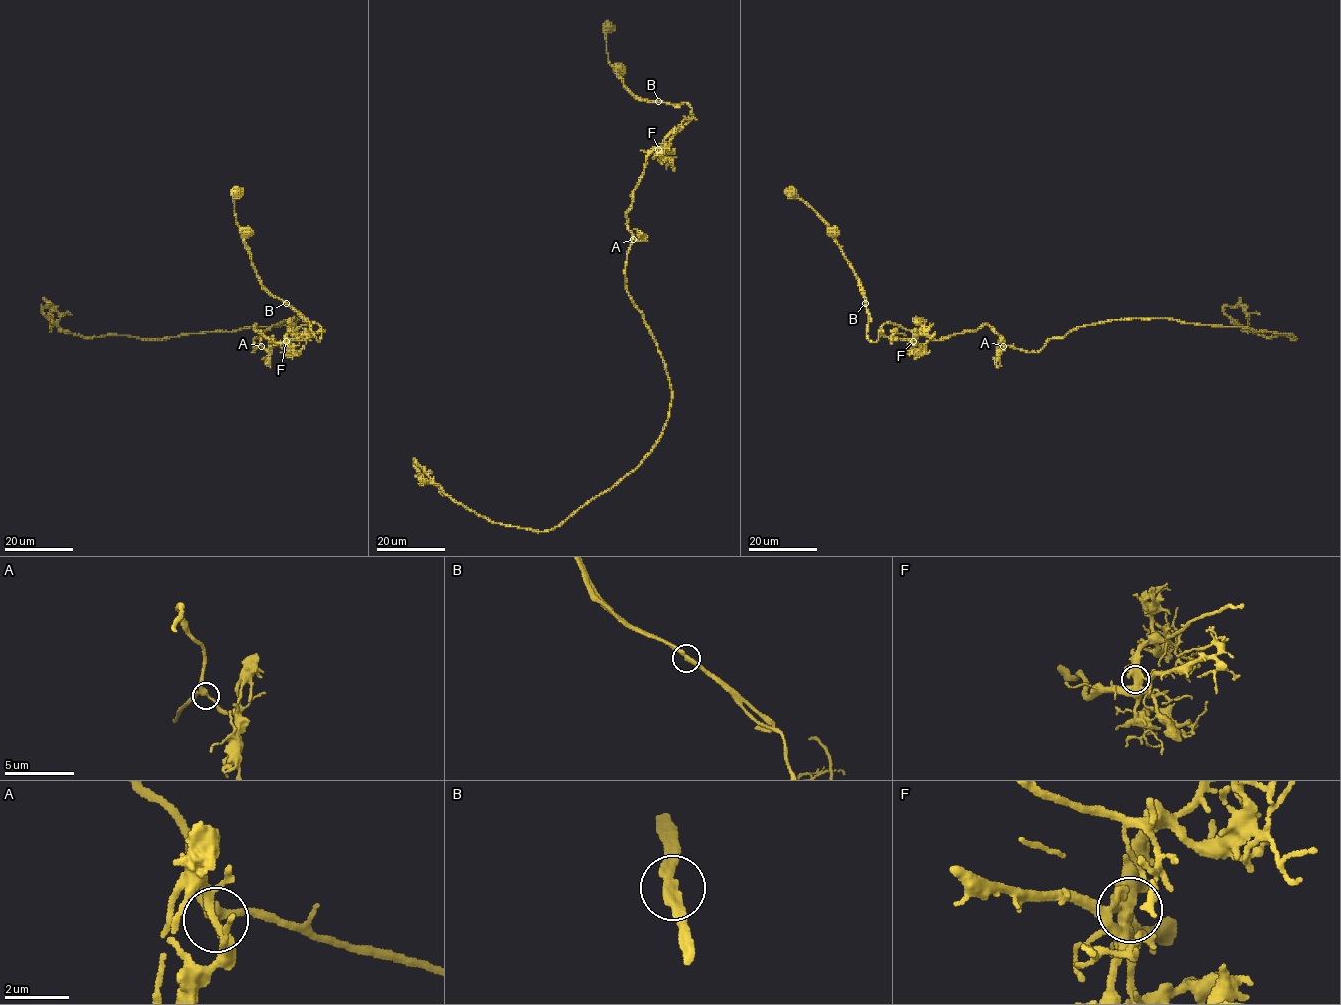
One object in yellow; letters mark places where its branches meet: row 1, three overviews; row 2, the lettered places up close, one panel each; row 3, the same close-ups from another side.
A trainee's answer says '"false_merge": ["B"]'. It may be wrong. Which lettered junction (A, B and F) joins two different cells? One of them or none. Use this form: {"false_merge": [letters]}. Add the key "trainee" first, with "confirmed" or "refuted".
{"trainee": "confirmed", "false_merge": ["B"]}

